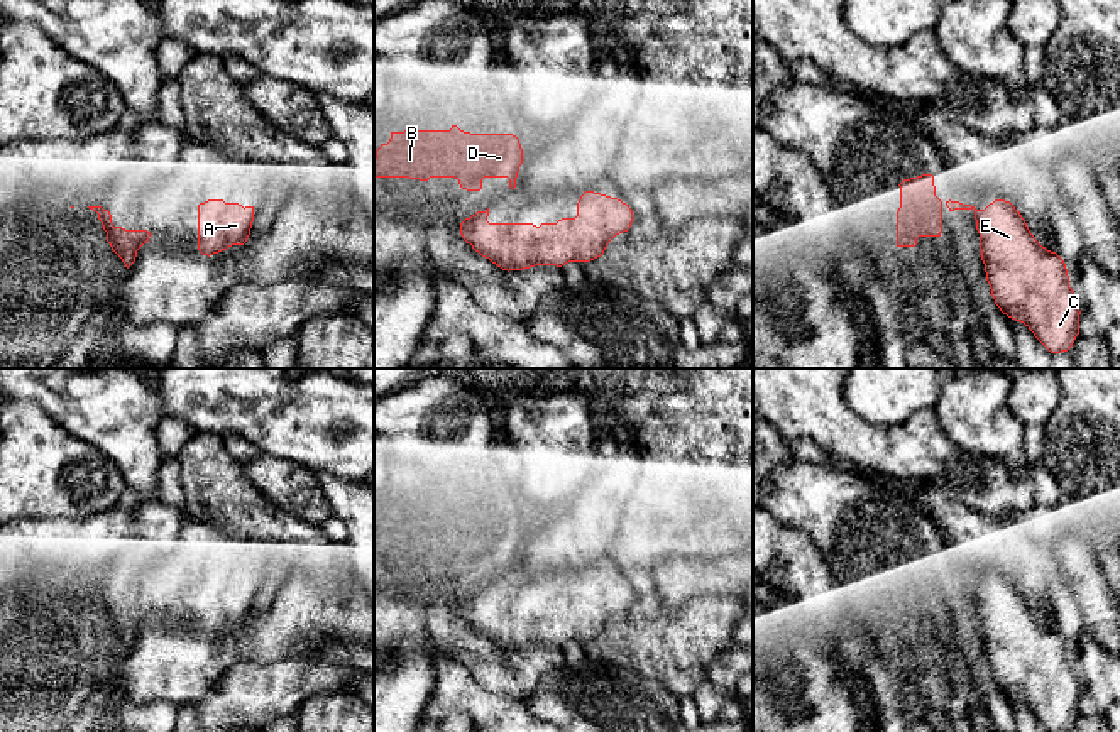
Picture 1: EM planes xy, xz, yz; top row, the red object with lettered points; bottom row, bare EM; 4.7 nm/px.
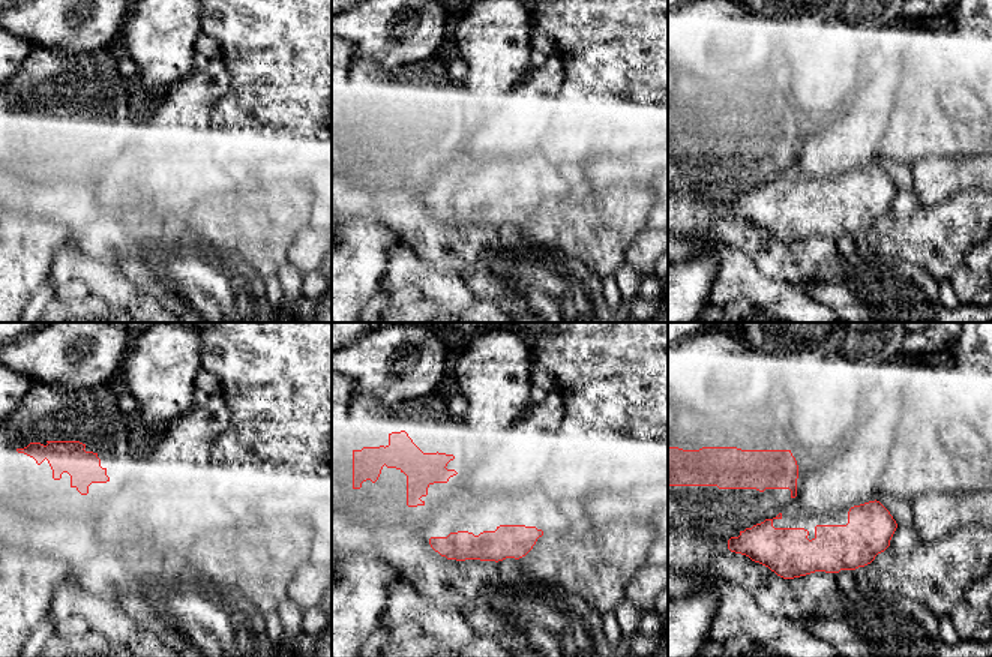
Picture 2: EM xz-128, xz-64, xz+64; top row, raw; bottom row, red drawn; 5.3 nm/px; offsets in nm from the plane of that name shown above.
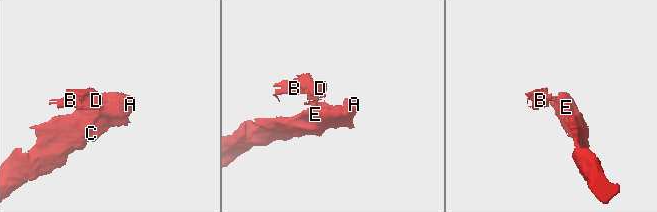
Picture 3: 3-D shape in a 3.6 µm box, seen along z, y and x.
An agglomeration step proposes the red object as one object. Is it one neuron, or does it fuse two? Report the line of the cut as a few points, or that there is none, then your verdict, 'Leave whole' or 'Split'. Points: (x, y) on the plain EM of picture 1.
Split along xz (483, 590), (479, 595), (471, 595). Split

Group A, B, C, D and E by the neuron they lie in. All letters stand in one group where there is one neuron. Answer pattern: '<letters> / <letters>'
A C E / B D

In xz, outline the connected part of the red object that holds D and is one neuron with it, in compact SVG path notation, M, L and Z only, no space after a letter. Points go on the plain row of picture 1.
M450 509L391 511L374 536L374 556L455 556L462 568L480 570L484 556L508 556L516 566L523 527L513 512Z

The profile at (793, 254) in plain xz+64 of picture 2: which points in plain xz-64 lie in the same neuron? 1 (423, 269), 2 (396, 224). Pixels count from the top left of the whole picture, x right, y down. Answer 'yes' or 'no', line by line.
1: no
2: yes

